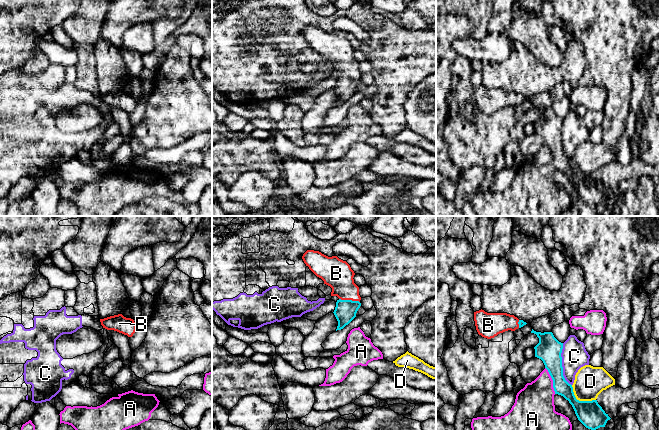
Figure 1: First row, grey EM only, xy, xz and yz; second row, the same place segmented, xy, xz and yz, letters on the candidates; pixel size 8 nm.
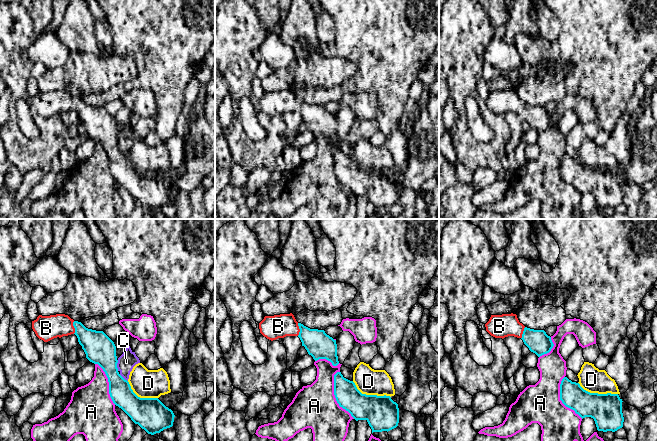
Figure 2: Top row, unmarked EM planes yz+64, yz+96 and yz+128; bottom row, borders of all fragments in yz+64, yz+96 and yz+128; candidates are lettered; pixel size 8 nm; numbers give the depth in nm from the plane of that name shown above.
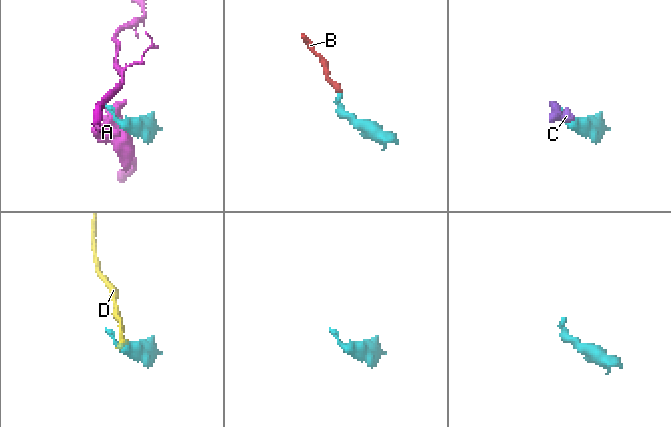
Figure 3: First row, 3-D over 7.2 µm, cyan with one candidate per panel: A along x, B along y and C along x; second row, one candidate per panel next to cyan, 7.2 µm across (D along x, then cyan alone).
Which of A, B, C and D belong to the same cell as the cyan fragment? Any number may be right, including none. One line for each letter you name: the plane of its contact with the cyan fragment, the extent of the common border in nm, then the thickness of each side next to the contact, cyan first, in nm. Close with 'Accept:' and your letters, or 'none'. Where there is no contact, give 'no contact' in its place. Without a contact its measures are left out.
B: contact in xz; length 170 nm; calibres 180 and 240 nm
Accept: B

